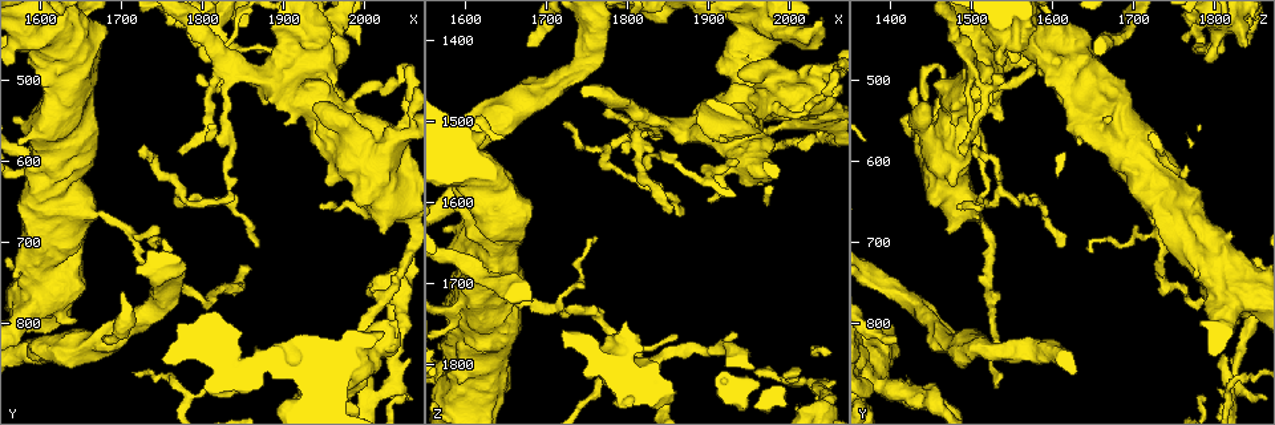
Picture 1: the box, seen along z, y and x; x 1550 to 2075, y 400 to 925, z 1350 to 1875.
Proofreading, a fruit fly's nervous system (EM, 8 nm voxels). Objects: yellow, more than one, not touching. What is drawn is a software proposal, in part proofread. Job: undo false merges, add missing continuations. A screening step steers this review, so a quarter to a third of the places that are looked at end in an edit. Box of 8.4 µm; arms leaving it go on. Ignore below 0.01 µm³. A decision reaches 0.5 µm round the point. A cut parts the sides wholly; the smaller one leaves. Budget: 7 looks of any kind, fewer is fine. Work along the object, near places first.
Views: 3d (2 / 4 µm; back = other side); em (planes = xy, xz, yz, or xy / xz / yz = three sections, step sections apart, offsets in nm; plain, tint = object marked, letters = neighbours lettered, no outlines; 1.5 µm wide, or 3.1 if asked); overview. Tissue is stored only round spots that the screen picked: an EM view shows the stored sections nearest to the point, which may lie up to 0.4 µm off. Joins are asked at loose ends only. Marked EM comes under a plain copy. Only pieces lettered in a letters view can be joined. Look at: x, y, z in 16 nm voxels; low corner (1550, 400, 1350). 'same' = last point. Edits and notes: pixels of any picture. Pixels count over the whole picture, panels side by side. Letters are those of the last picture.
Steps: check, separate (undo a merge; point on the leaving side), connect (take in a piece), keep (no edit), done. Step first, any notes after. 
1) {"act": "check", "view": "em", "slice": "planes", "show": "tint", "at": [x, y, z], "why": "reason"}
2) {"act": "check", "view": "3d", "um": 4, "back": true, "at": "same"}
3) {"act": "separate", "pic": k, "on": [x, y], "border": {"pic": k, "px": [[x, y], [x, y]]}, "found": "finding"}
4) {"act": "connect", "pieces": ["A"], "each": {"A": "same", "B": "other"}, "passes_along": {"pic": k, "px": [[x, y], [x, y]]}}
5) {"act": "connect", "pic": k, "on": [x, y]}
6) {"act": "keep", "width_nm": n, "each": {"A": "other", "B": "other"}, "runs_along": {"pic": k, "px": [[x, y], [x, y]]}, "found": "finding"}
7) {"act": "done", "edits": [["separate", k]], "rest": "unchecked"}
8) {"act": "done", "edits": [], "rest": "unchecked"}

{"act": "check", "view": "3d", "um": 2, "at": [1710, 685, 1735], "why": "branch point"}

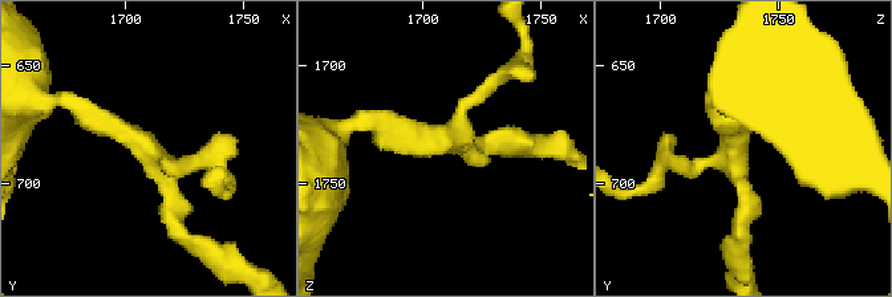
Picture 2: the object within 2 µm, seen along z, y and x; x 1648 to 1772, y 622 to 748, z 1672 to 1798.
{"act": "check", "view": "em", "slice": "planes", "show": "tint", "at": [1707, 683, 1733], "why": "shape alone is not enough"}

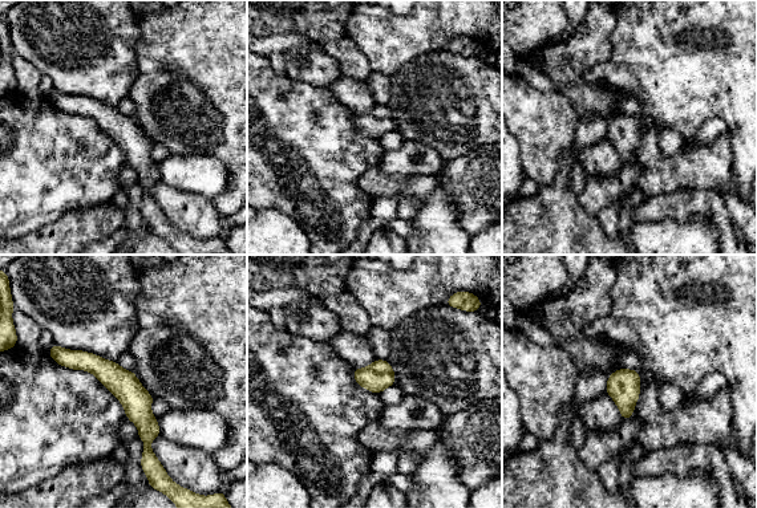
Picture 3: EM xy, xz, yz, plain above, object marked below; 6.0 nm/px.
{"act": "check", "view": "em", "slice": "planes", "show": "letters", "at": "same", "why": "see the neighbours"}

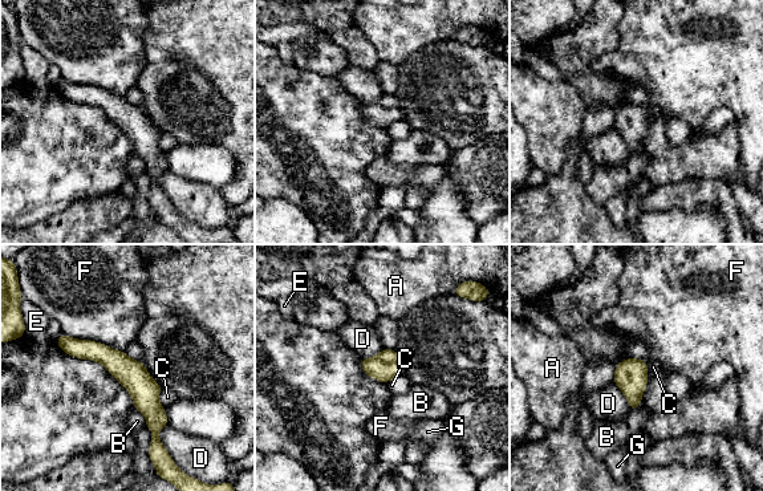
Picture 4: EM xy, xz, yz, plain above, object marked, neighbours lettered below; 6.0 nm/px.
{"act": "keep", "each": {"A": "other", "B": "other", "C": "other", "D": "other", "E": "other", "F": "other", "G": "other"}, "border": {"pic": 4, "px": [[161, 386], [159, 404], [163, 408]]}, "found": "one neuron here"}

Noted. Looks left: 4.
{"act": "check", "view": "em", "slice": "xy", "step": 8, "show": "tint", "at": [1595, 585, 1730], "why": "thick turns thin"}

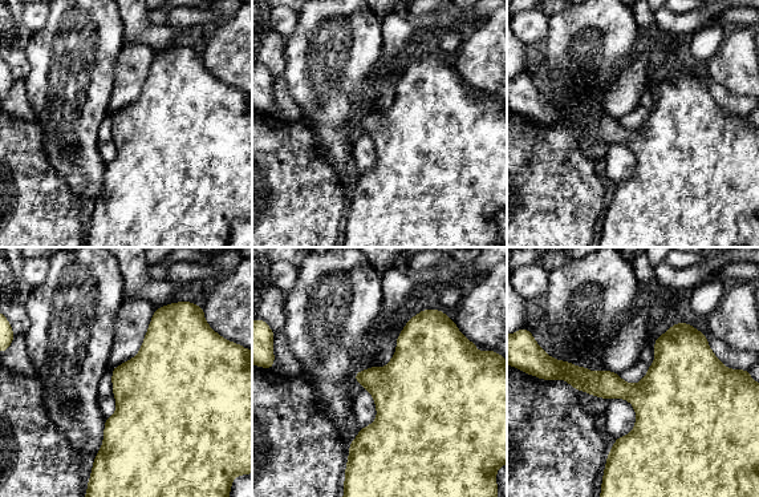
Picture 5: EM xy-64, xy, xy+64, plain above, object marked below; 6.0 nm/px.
{"act": "check", "view": "em", "slice": "planes", "show": "tint", "at": "same", "why": "another direction"}

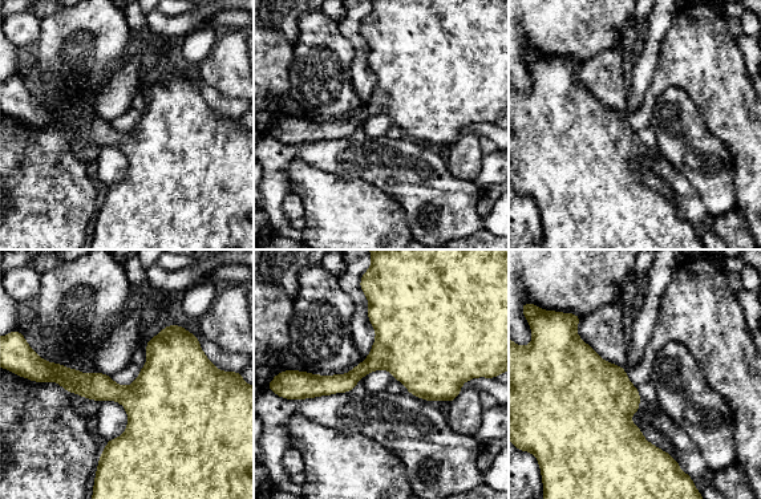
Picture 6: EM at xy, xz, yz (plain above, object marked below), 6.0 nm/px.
{"act": "check", "view": "em", "slice": "planes", "show": "letters", "at": "same", "why": "what lies round it"}

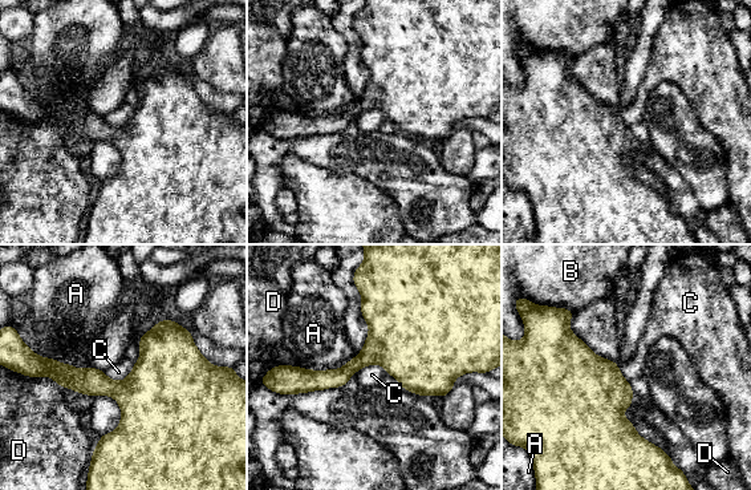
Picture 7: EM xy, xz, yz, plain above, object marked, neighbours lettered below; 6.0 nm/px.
{"act": "keep", "longest_contact_nm": ["D", 220], "each": {"A": "other", "B": "other", "C": "other", "D": "other"}, "border": {"pic": 7, "px": [[134, 363], [120, 381], [102, 371]]}, "found": "continuous, no second neuron"}

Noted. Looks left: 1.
{"act": "done", "edits": [], "rest": "unchecked"}

